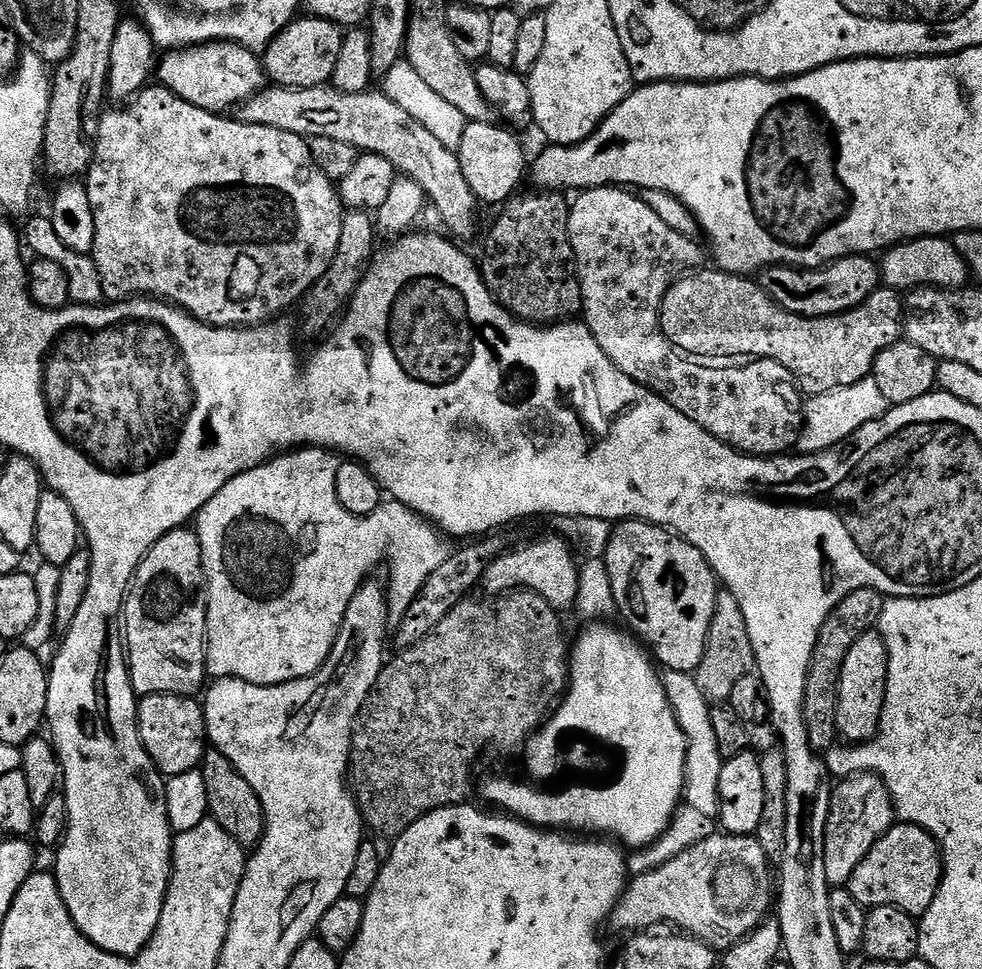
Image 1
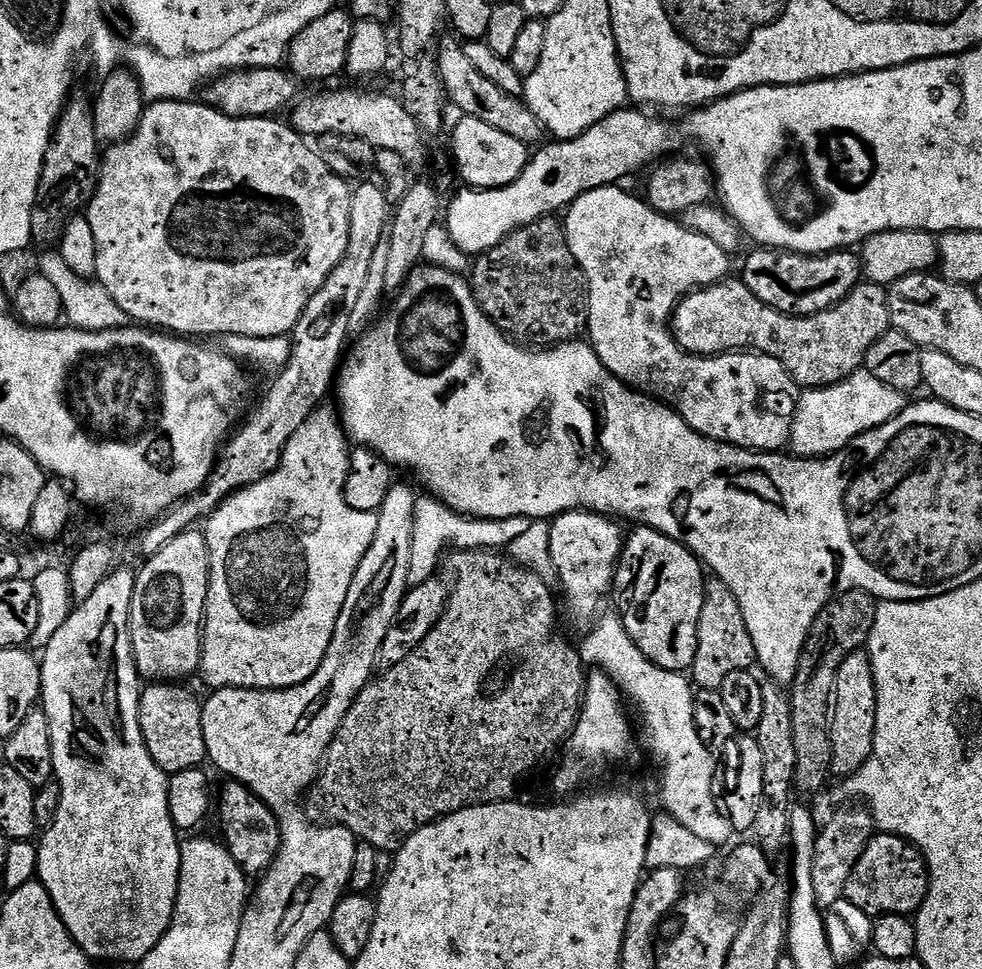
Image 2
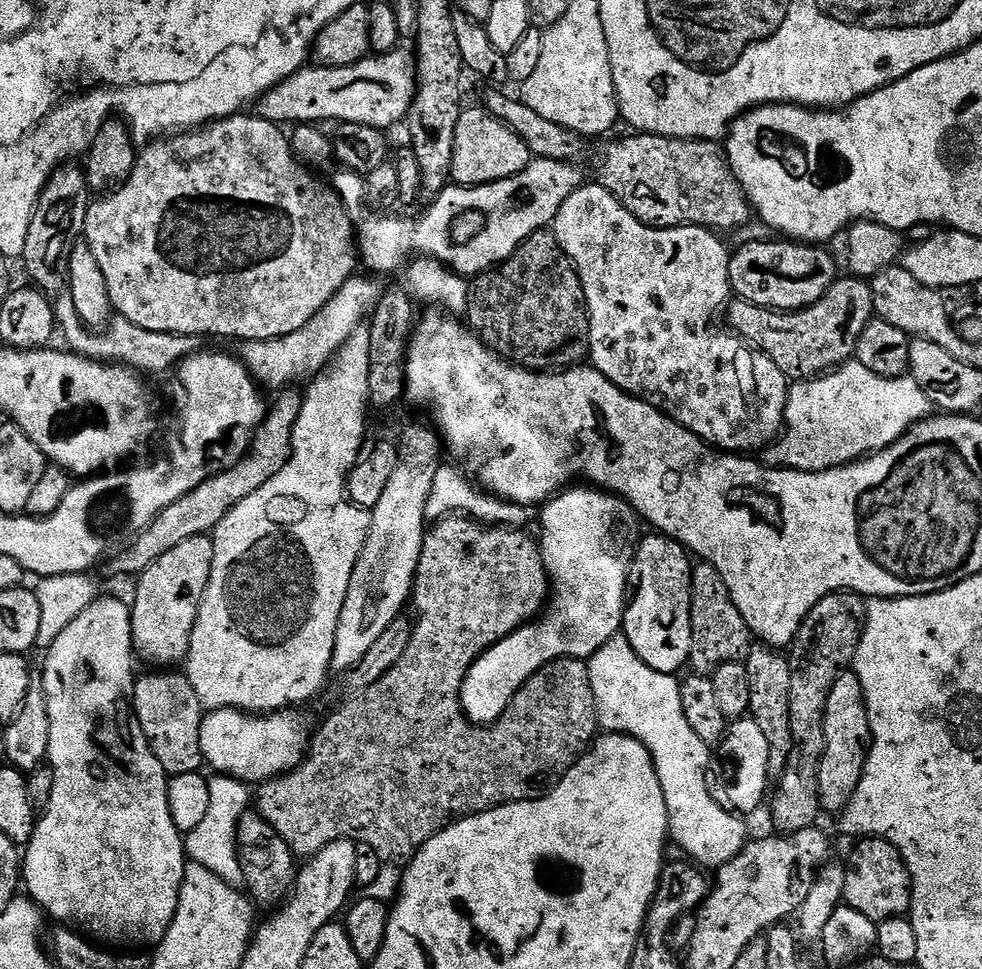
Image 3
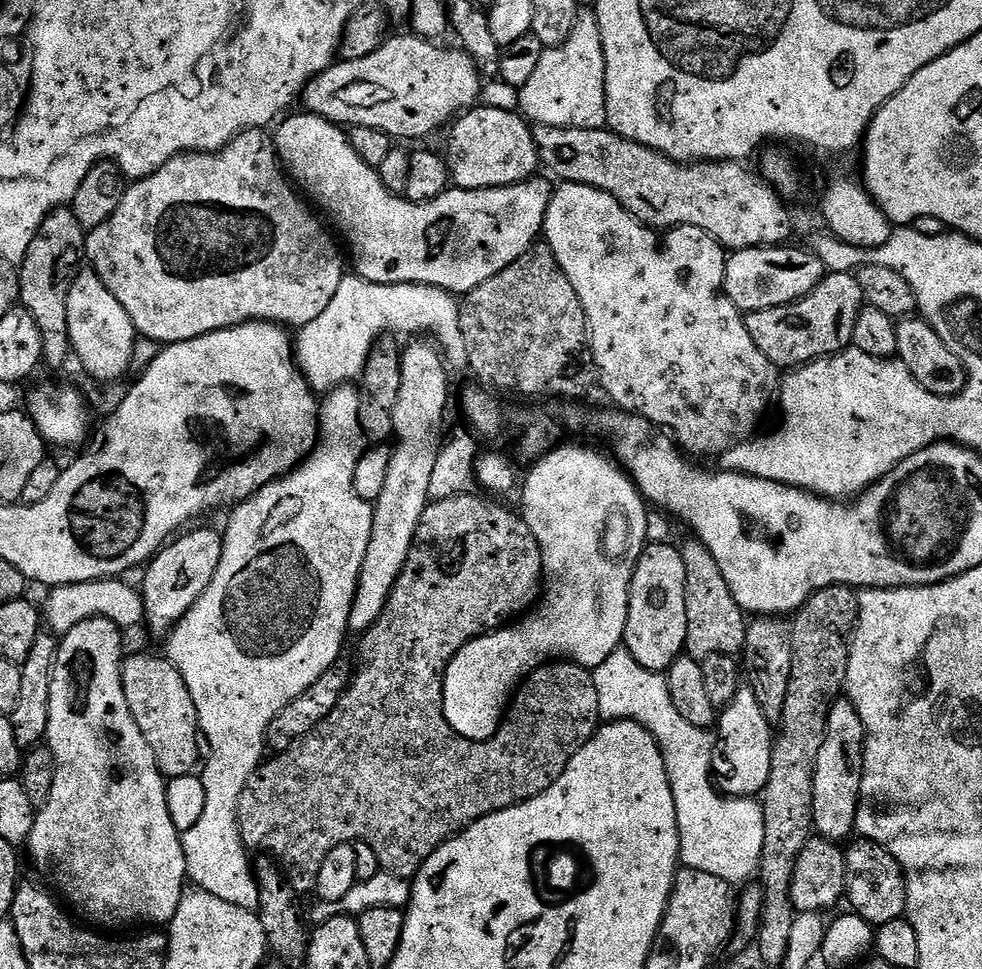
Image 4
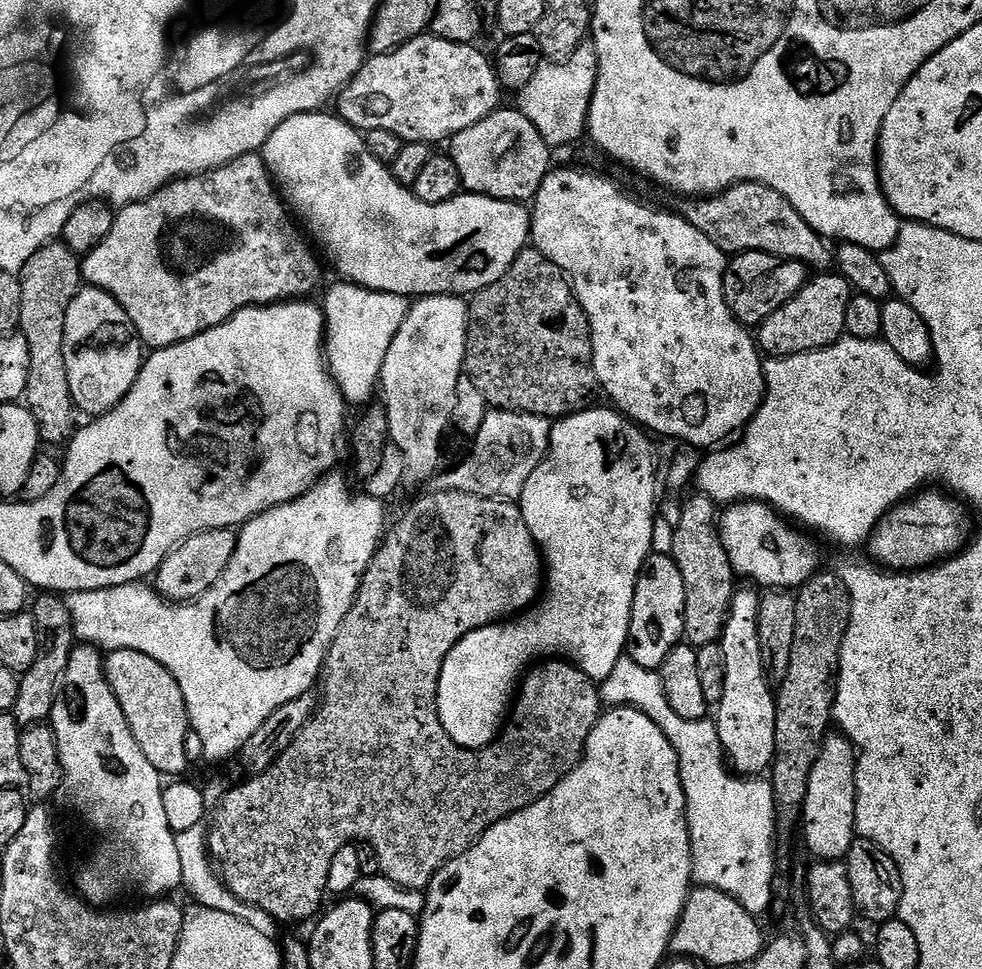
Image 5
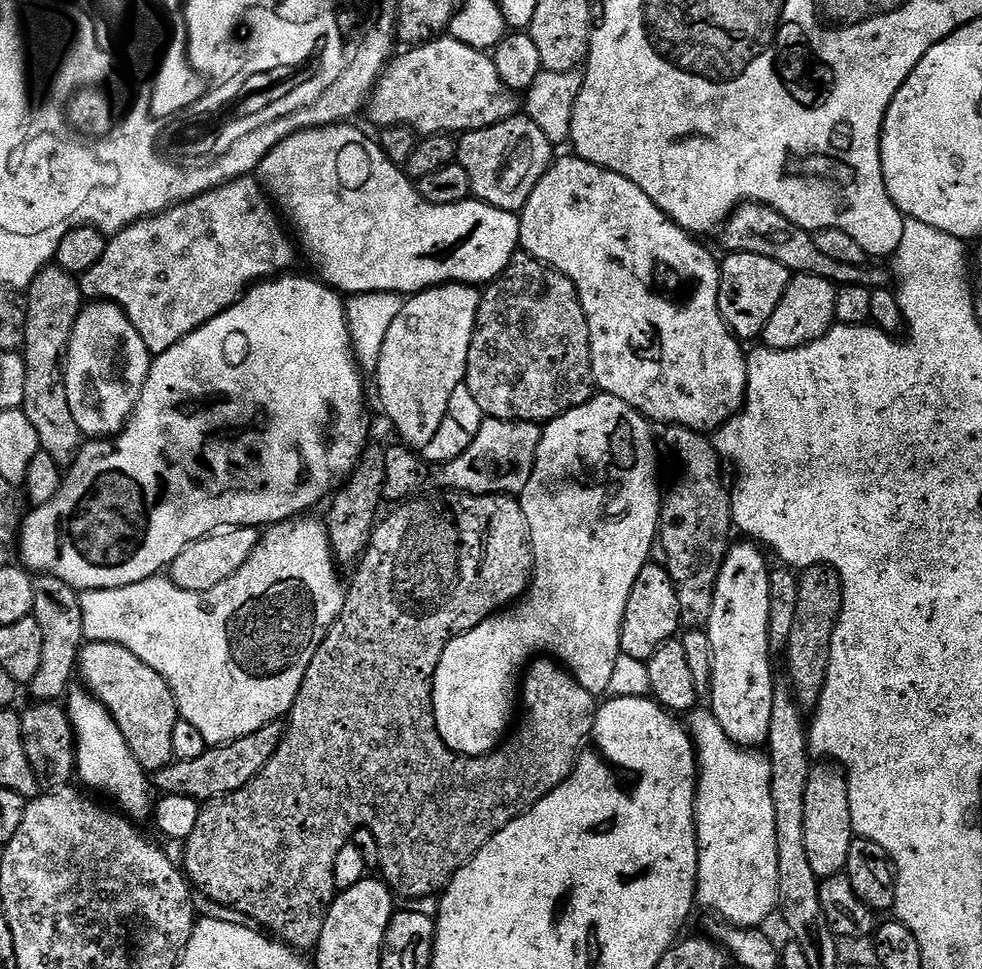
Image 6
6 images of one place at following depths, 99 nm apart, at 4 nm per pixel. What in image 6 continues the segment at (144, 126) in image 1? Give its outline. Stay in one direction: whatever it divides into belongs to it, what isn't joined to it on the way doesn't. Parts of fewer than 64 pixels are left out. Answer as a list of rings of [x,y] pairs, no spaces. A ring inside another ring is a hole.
[[[251,175],[240,176],[211,192],[174,203],[164,212],[136,221],[113,235],[102,258],[98,258],[98,262],[79,277],[81,297],[92,302],[116,304],[128,315],[149,352],[165,352],[179,340],[185,340],[191,332],[209,324],[249,288],[291,269],[288,267],[295,262],[297,249],[290,236],[288,241],[283,227],[285,225],[273,201],[260,187],[259,179]]]

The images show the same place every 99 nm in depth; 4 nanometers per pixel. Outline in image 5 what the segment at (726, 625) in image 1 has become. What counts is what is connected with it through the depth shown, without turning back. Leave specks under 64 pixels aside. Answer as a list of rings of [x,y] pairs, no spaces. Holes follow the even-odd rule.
[[[695,494],[680,508],[680,521],[672,532],[670,555],[682,573],[682,586],[686,586],[686,614],[684,615],[684,640],[693,648],[710,646],[719,641],[726,626],[732,596],[738,587],[738,577],[730,566],[730,558],[724,549],[718,527],[718,505],[716,501],[703,494]]]

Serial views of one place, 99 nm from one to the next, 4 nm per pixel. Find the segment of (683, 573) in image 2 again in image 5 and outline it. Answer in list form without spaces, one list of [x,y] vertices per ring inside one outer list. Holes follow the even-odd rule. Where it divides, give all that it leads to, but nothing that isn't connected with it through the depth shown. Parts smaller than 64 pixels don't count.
[[[649,555],[642,566],[634,590],[634,606],[630,614],[628,647],[626,654],[638,666],[659,670],[666,662],[666,654],[684,640],[684,615],[686,614],[686,586],[682,586],[682,573],[671,555]]]

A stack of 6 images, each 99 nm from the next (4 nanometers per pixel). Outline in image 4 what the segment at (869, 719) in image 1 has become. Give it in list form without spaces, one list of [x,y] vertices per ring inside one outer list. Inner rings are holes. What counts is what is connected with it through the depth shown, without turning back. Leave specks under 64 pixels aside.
[[[841,698],[834,702],[830,710],[830,718],[826,722],[826,738],[822,742],[822,750],[818,750],[818,766],[814,766],[812,826],[819,839],[844,842],[856,832],[856,815],[860,805],[863,773],[862,718],[848,699]]]

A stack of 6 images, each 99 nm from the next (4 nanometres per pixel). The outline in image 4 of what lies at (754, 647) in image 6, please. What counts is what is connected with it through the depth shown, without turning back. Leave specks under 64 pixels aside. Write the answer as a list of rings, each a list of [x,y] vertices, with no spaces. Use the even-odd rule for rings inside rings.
[[[742,686],[734,702],[718,716],[718,751],[714,760],[714,783],[729,798],[756,798],[763,793],[770,778],[770,758],[774,743],[774,726],[769,723],[754,696],[754,690]]]

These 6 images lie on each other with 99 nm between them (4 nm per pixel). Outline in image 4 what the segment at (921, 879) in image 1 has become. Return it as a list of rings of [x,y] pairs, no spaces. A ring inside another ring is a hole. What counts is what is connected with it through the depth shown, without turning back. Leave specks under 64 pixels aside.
[[[856,838],[847,845],[846,862],[846,904],[851,911],[873,926],[901,919],[908,911],[908,891],[904,872],[898,862],[882,846],[873,840]]]

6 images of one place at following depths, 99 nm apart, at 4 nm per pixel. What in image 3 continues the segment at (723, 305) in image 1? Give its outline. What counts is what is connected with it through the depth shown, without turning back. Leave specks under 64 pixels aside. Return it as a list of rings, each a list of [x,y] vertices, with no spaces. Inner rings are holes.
[[[864,278],[847,279],[837,279],[822,299],[796,312],[777,312],[733,299],[726,309],[727,327],[756,351],[768,356],[789,381],[819,378],[855,357],[858,338],[862,338],[862,330],[866,330],[874,318],[871,283]]]

